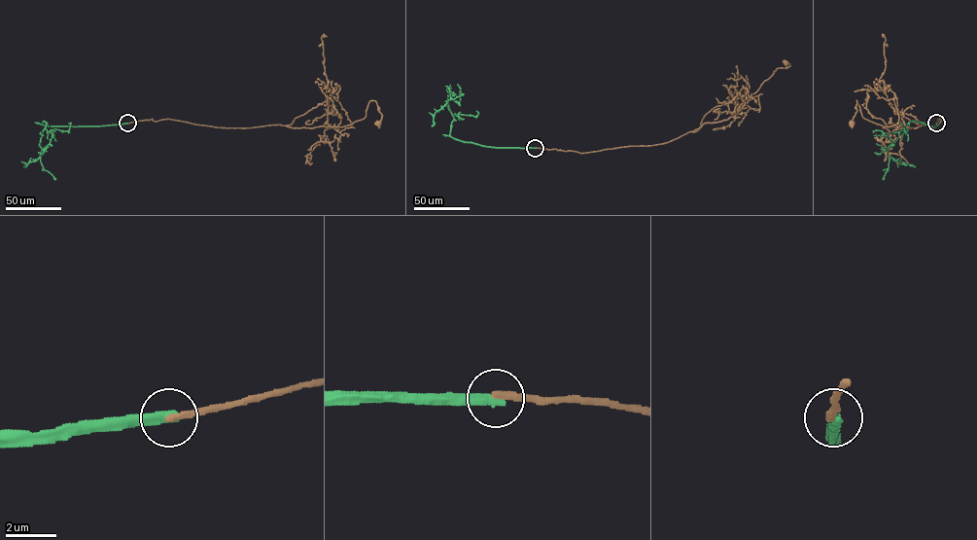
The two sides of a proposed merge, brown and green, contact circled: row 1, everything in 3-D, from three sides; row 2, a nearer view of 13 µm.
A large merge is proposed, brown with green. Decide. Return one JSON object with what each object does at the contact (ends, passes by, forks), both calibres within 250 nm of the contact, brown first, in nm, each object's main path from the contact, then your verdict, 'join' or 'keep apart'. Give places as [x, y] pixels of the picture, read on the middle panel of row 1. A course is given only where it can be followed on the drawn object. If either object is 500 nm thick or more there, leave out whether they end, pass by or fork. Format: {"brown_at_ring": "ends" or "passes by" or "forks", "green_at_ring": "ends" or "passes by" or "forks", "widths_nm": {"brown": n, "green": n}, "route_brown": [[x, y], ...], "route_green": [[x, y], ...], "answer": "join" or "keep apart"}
{"brown_at_ring": "ends", "green_at_ring": "ends", "widths_nm": {"brown": 280, "green": 440}, "route_brown": [[535, 148], [582, 153], [667, 142], [705, 123], [727, 120], [777, 68], [789, 65], [785, 63]], "route_green": [[535, 148], [491, 147], [455, 139], [450, 135], [453, 117], [448, 108], [448, 98], [435, 113], [432, 126]], "answer": "keep apart"}

